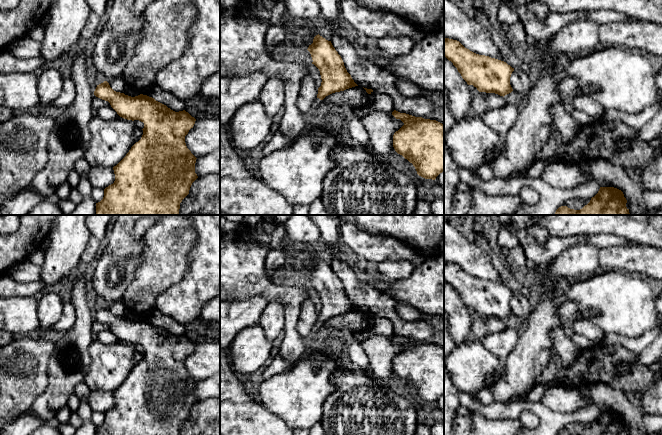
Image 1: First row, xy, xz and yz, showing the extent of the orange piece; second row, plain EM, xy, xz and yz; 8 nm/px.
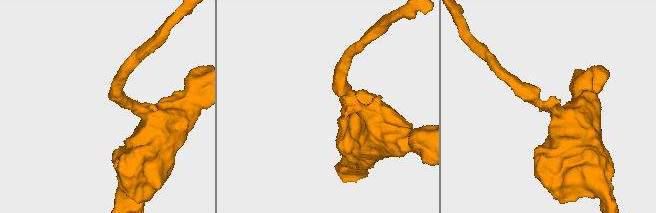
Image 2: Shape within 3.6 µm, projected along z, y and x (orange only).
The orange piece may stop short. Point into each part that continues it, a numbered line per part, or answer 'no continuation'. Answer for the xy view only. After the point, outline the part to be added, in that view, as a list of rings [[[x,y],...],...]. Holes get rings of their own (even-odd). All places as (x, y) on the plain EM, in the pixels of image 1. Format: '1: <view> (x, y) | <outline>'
no continuation

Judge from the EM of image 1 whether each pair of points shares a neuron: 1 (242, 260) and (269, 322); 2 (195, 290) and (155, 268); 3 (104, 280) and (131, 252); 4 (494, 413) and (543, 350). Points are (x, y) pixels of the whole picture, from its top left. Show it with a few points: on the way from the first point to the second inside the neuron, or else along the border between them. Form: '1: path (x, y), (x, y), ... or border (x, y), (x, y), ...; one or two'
1: border (269, 301), (278, 301), (282, 305), (284, 320); two
2: border (188, 259), (187, 273), (160, 294); two
3: path (111, 273), (124, 259); one
4: border (495, 400), (508, 402); two

